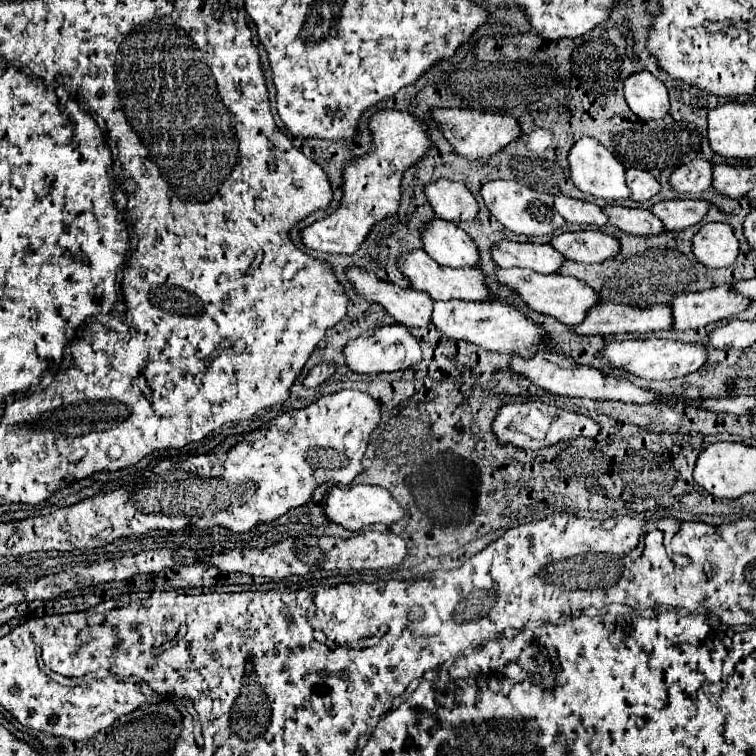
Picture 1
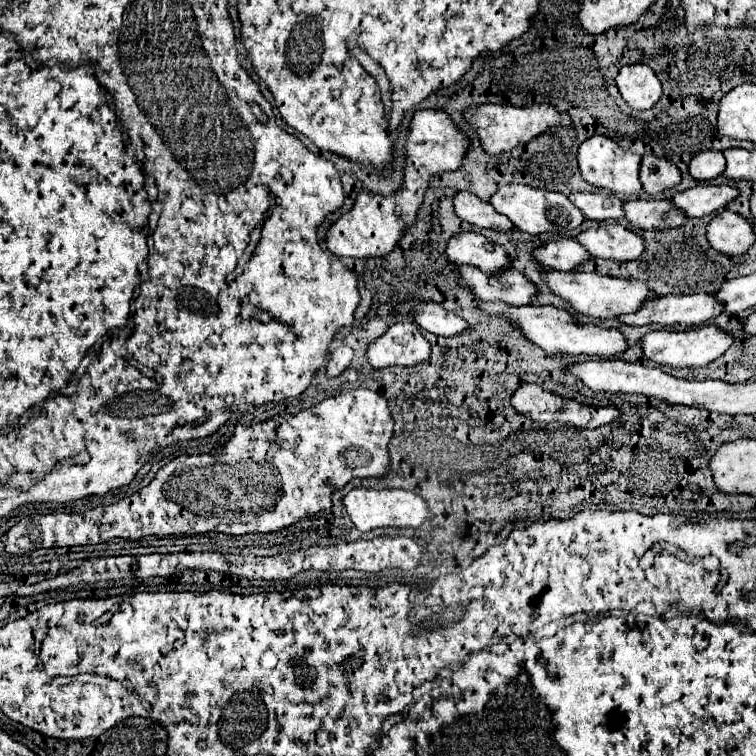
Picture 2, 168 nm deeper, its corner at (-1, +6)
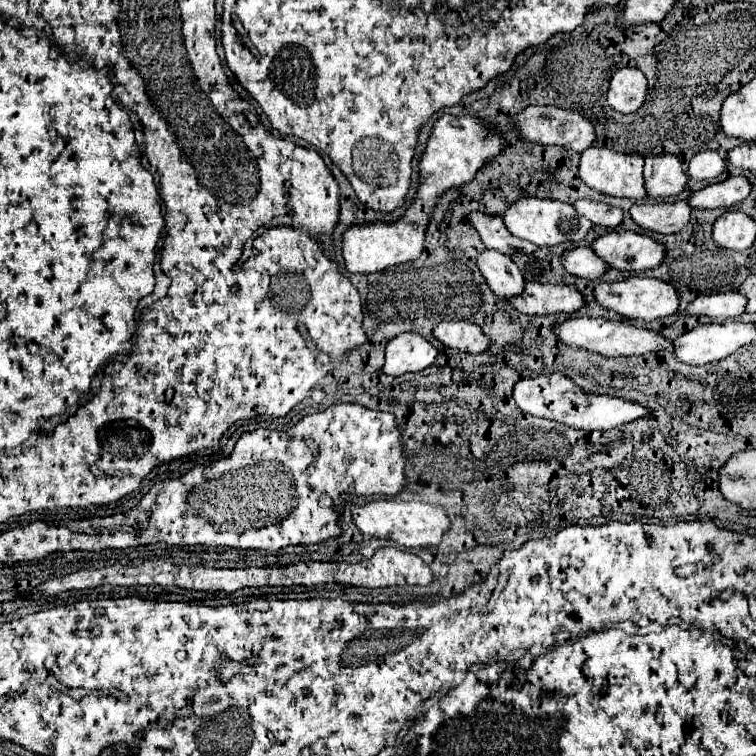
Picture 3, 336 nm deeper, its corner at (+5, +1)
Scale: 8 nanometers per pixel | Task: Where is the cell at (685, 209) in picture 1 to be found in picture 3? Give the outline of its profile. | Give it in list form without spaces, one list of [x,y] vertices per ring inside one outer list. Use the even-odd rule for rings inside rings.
[[[729,177],[721,183],[713,183],[707,185],[699,191],[695,191],[687,203],[691,209],[695,211],[707,211],[707,209],[727,209],[733,207],[735,203],[743,201],[751,191],[751,185],[747,181],[747,177]]]

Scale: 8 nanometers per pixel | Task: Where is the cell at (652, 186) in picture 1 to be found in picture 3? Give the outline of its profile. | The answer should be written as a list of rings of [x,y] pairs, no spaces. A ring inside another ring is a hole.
[[[647,155],[643,175],[645,189],[651,199],[677,195],[687,185],[687,175],[675,155]]]

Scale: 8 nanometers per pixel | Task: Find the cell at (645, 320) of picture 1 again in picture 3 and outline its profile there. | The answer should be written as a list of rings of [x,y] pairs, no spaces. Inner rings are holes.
[[[737,291],[729,293],[713,293],[713,295],[701,295],[697,297],[689,307],[687,315],[693,317],[723,317],[733,319],[745,311],[745,297]]]

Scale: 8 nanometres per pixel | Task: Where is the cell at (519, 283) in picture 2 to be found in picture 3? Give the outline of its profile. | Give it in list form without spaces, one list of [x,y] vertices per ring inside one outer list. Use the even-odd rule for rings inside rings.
[[[525,283],[521,297],[507,299],[519,313],[547,315],[547,313],[571,313],[583,305],[583,297],[575,287],[549,285],[549,283]]]

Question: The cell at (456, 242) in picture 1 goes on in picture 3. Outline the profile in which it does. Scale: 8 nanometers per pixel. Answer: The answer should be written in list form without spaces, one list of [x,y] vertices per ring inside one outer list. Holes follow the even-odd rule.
[[[485,249],[481,257],[477,257],[477,269],[497,297],[515,297],[525,287],[525,279],[509,255]]]

